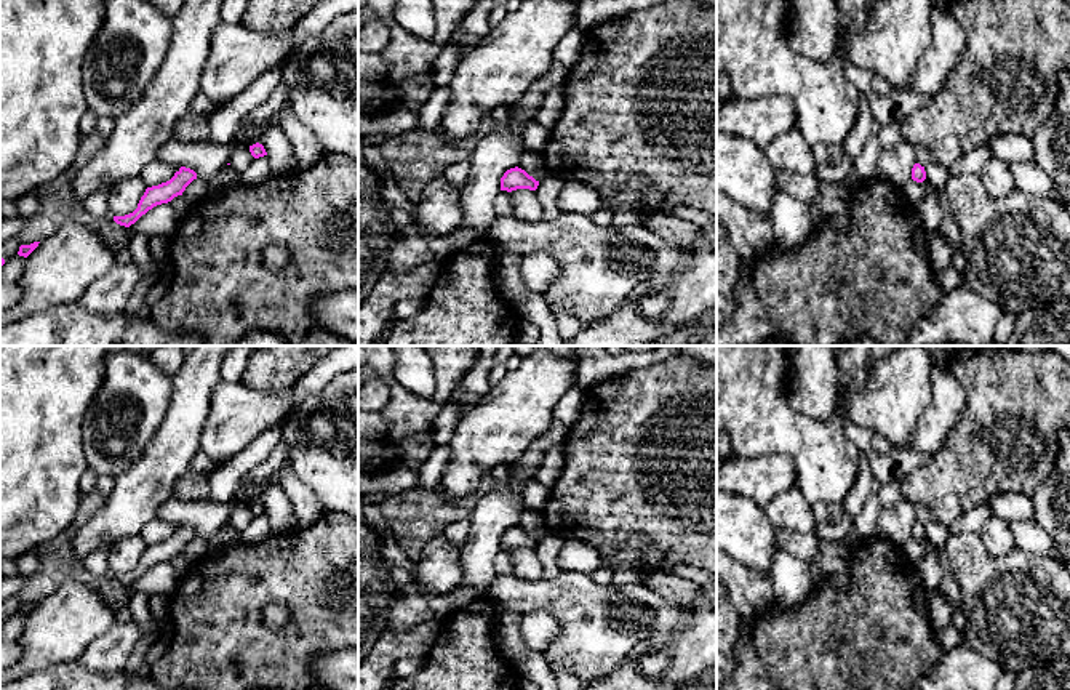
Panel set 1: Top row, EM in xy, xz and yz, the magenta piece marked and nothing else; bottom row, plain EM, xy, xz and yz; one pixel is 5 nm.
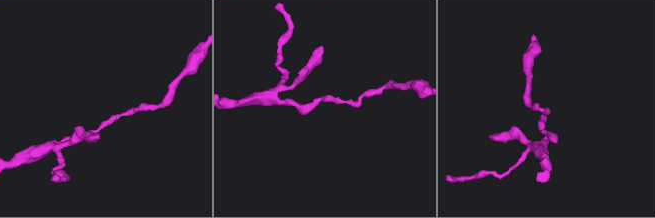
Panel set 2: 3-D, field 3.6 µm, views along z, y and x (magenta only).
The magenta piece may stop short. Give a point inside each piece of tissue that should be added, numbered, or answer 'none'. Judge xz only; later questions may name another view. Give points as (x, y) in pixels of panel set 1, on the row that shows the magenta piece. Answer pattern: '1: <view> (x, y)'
none

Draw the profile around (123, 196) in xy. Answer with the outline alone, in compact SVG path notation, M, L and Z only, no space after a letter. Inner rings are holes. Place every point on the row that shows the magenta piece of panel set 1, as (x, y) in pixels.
M141 176L125 178L109 187L109 213L125 216L138 208L147 186Z

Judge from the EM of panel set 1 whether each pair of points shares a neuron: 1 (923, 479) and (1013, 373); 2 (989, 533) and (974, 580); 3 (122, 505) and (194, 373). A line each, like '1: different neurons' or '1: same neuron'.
1: same neuron
2: different neurons
3: same neuron

